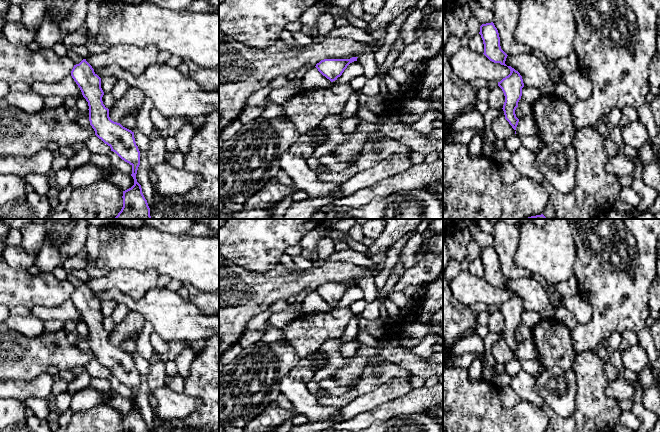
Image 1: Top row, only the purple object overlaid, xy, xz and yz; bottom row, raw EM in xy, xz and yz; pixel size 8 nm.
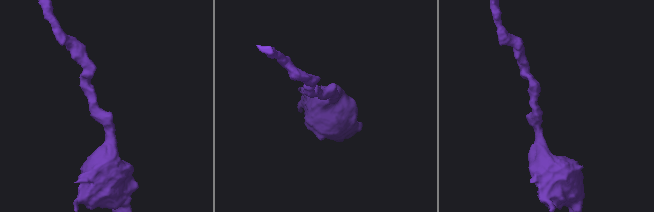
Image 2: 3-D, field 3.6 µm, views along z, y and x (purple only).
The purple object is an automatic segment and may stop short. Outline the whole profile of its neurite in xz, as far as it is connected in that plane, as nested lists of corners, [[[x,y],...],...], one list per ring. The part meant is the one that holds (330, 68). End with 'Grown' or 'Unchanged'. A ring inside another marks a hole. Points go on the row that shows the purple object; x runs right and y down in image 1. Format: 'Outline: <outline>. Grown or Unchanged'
Outline: [[[352,57],[350,59],[324,59],[317,63],[315,67],[323,76],[333,82],[342,75],[350,63],[357,61],[357,58],[358,57]]]. Unchanged

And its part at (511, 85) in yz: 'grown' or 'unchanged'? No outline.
unchanged

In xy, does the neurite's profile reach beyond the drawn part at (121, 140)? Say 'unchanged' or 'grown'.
unchanged

